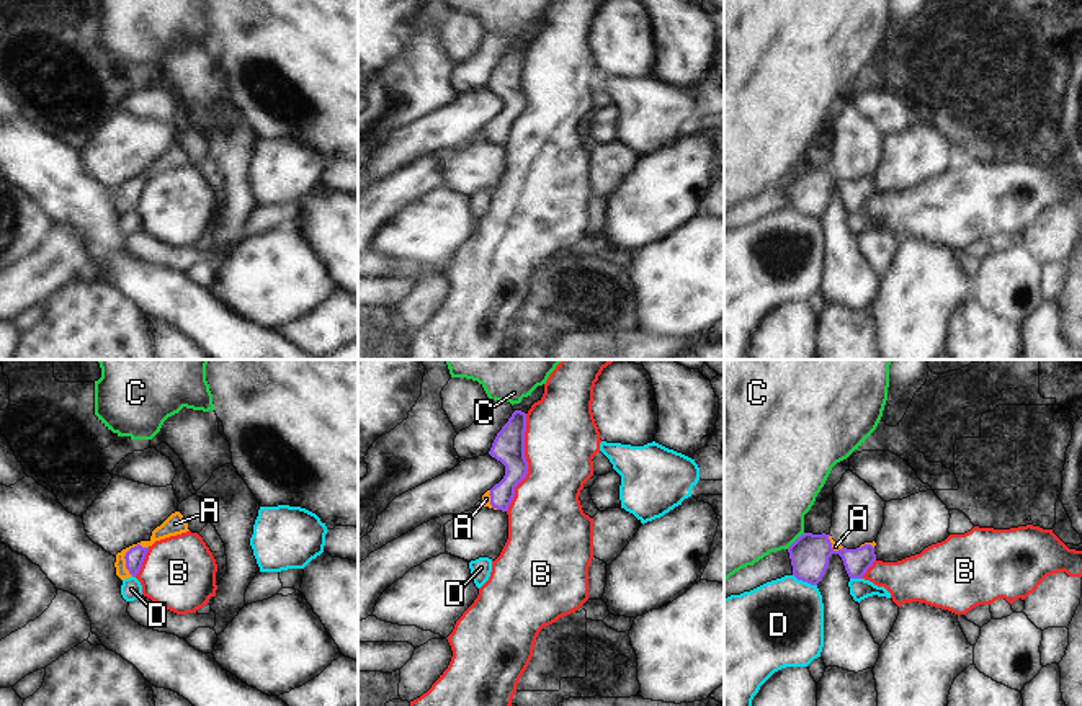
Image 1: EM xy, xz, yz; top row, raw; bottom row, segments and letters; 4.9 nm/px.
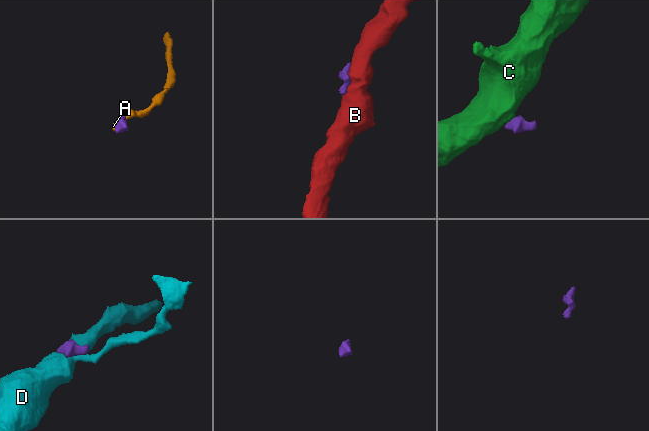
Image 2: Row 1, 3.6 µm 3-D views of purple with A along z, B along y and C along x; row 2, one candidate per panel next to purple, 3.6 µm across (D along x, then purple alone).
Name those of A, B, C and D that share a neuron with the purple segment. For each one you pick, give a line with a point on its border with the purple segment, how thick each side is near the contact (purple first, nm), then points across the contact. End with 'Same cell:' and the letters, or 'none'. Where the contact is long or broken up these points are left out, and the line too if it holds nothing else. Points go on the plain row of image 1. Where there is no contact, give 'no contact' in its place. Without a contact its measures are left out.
A: xy (125, 192) | 90/80 nm | across xy (134, 192), (125, 192), (165, 164)
Same cell: A

